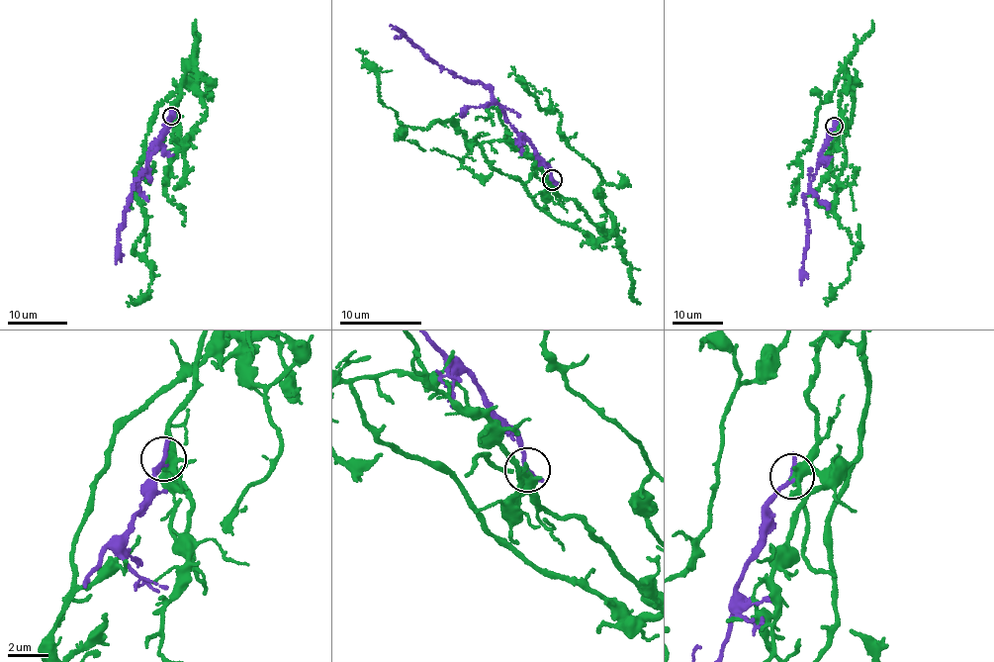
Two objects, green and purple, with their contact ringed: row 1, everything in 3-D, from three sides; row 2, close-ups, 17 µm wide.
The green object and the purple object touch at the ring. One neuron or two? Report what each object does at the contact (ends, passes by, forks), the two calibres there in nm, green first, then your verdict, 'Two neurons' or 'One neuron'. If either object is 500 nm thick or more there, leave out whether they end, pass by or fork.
At the ring green passes by. At the ring purple ends. Thickness 380 nm (green) against 280 nm. Two neurons

